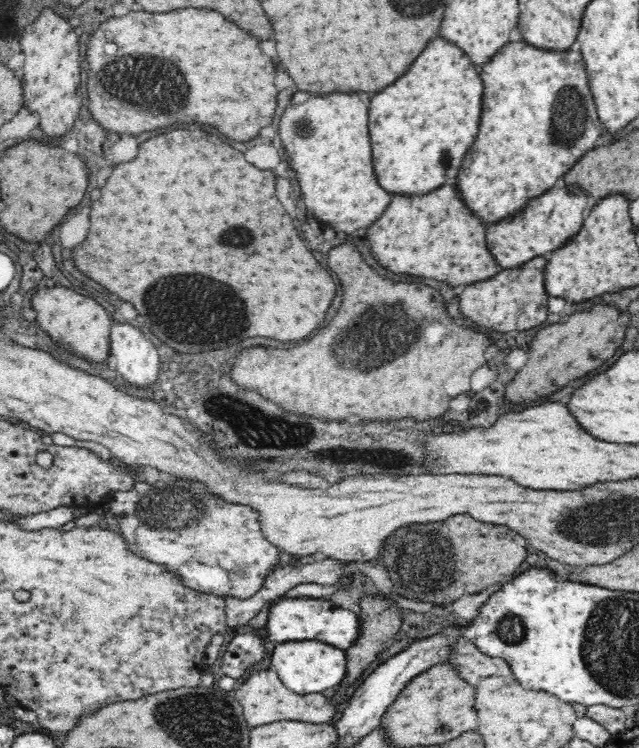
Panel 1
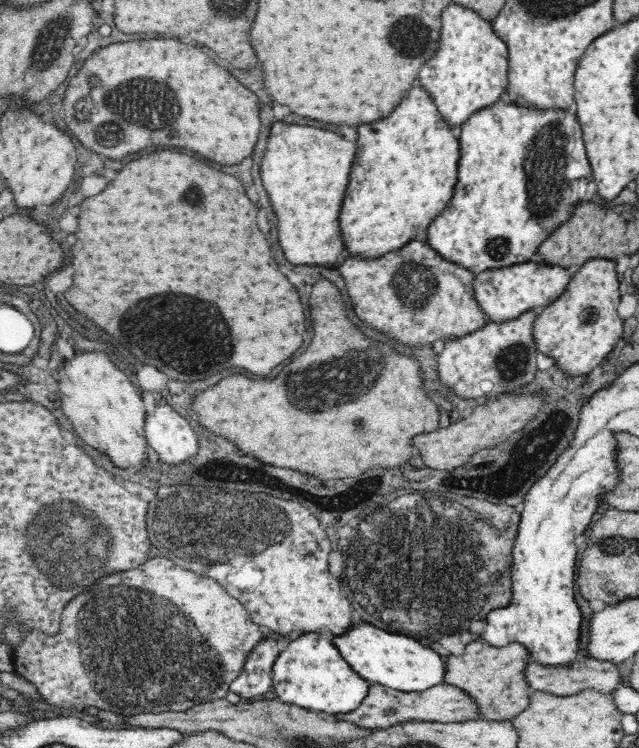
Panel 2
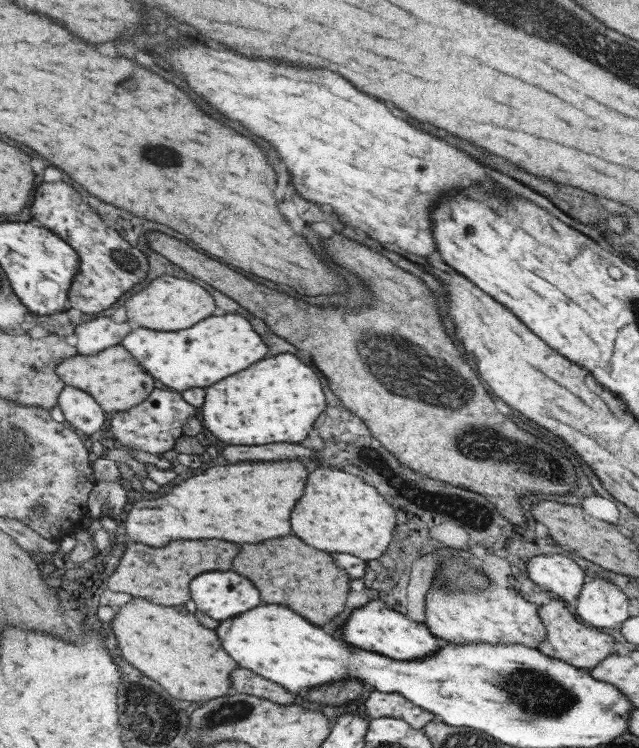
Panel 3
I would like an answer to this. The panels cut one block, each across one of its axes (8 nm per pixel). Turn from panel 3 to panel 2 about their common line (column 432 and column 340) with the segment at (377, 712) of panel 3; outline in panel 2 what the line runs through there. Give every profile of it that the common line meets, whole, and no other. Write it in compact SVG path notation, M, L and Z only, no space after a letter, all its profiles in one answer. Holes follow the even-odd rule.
M380 683L370 684L361 703L350 712L324 714L336 721L349 722L362 729L385 729L404 721L424 720L438 722L462 722L477 718L477 709L471 698L459 688L438 683L426 690L404 692Z

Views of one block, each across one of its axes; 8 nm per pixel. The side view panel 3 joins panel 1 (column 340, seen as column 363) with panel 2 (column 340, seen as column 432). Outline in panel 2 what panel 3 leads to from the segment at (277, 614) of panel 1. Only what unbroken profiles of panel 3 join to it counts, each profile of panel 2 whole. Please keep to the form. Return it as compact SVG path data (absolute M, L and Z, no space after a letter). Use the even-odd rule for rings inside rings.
M366 621L353 623L343 631L332 634L332 640L340 656L366 681L380 683L391 689L401 690L404 692L421 691L430 688L438 683L444 683L442 676L446 672L444 658L441 654L432 649L431 644L435 642L432 638L416 640L413 637L407 637L400 634L392 634L390 631L382 630Z

